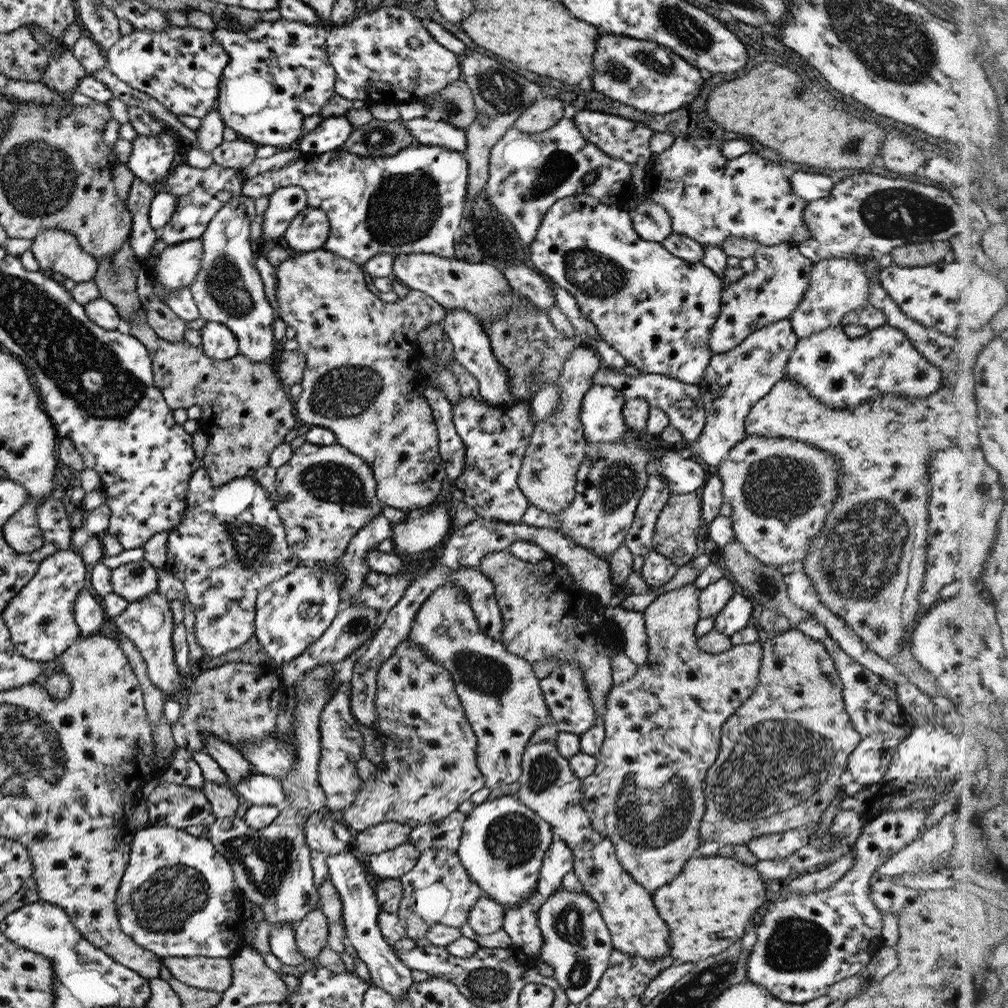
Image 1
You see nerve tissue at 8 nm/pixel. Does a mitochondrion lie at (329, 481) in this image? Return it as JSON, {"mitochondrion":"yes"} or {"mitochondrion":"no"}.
{"mitochondrion":"yes"}

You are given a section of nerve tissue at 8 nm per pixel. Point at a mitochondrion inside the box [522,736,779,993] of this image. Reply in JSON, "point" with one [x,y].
{"point":[651,815]}

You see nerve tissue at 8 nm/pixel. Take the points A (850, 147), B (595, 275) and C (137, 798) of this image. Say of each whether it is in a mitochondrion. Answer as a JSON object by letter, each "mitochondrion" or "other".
{"A":"mitochondrion","B":"mitochondrion","C":"other"}

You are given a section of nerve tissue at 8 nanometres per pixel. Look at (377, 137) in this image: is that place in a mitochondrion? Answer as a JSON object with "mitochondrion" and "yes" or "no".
{"mitochondrion":"yes"}

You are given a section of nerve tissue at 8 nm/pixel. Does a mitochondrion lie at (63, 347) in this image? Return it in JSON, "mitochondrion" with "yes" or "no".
{"mitochondrion":"yes"}

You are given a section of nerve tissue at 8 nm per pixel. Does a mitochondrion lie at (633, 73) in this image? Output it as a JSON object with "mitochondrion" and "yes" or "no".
{"mitochondrion":"yes"}

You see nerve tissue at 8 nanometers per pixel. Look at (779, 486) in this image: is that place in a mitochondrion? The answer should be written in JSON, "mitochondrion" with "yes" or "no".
{"mitochondrion":"yes"}

